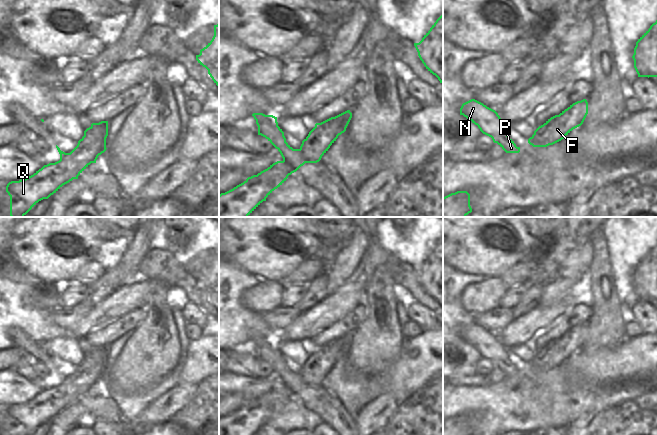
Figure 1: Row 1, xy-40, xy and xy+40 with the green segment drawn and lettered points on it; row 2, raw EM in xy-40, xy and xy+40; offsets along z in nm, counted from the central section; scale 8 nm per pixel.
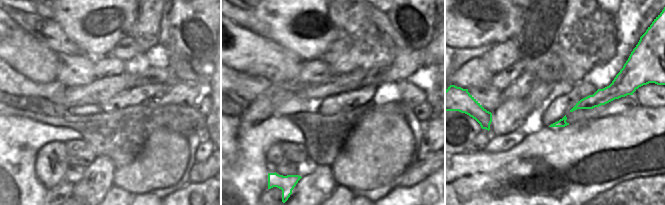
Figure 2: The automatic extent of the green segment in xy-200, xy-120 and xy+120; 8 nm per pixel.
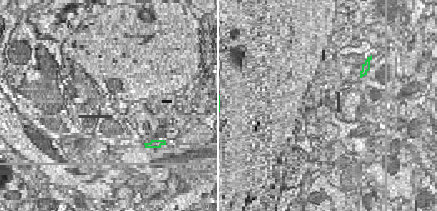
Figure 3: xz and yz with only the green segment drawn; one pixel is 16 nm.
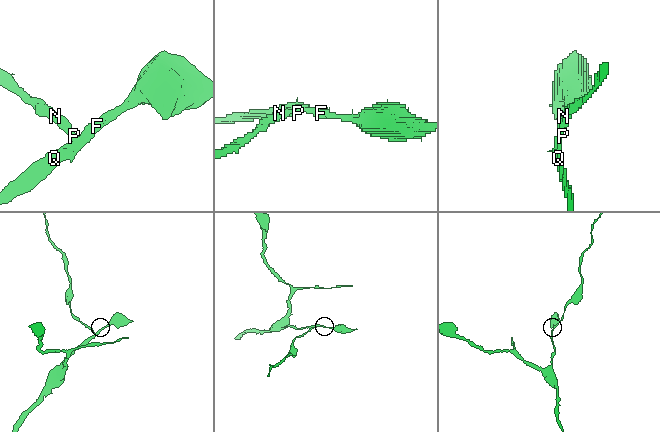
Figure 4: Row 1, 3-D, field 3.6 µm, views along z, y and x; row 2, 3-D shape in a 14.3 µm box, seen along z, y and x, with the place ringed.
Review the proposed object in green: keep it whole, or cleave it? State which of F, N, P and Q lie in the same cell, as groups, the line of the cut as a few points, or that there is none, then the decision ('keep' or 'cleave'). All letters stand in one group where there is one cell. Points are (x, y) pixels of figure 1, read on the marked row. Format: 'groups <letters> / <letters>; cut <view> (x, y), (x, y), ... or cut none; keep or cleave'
groups F Q / N P; cut xy (283, 159), (295, 168), (298, 168); cleave

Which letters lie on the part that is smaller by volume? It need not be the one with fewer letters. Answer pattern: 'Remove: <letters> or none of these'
Remove: N, P

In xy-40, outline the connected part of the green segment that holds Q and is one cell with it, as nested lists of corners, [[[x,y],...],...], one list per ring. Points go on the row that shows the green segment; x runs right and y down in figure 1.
[[[108,121],[92,123],[65,159],[44,165],[33,175],[6,186],[10,196],[10,216],[24,217],[39,201],[48,199],[69,183],[106,151]]]

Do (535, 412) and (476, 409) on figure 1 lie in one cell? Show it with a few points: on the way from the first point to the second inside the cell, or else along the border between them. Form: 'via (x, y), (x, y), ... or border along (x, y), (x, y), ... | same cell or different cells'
via (520, 409), (491, 409) | same cell

